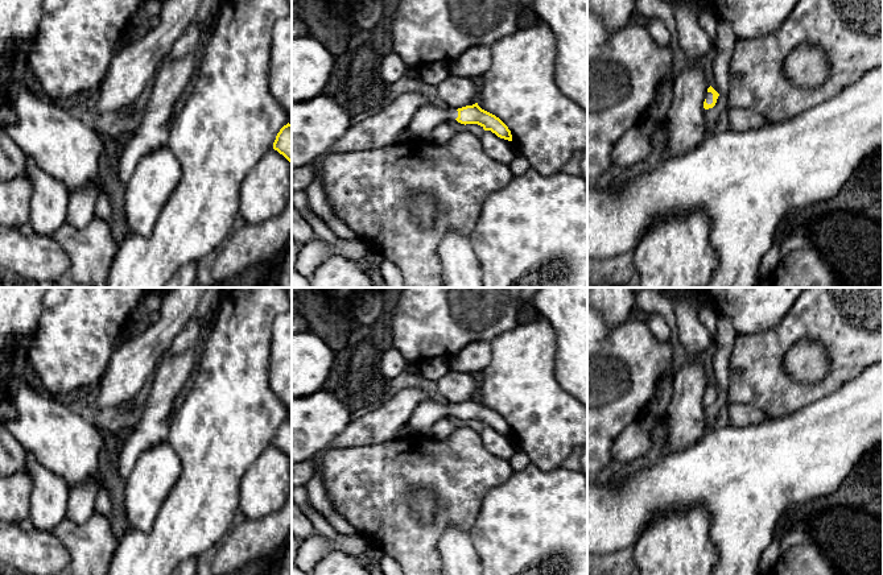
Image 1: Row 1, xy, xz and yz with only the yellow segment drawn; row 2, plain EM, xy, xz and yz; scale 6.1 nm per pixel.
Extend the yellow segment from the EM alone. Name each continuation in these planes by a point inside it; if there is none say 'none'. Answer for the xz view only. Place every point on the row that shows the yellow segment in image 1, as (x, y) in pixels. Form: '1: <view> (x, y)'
1: xz (426, 118)

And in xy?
none

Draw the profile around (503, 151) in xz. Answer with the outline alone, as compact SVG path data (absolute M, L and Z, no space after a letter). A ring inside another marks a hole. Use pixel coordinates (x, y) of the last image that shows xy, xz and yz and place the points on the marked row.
M484 131L480 141L484 153L500 164L511 165L519 157L512 141L500 138L491 131Z

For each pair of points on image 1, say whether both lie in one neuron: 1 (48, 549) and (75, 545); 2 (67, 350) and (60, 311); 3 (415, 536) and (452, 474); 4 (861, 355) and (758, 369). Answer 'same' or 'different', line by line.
1: different
2: same
3: same
4: same

